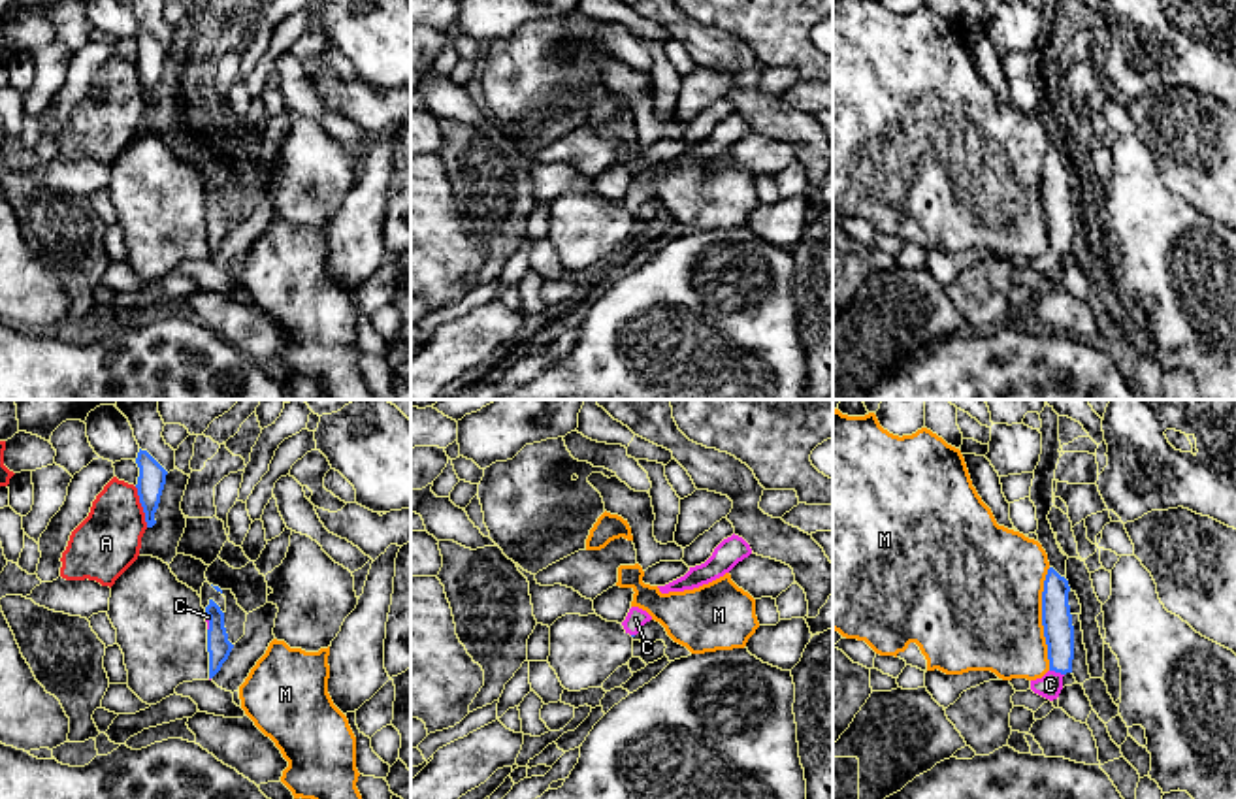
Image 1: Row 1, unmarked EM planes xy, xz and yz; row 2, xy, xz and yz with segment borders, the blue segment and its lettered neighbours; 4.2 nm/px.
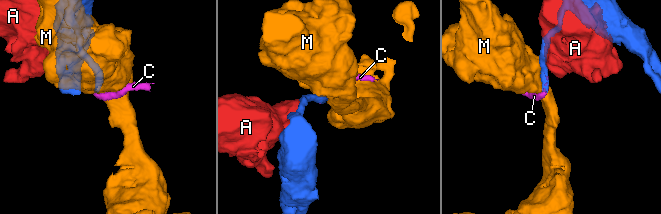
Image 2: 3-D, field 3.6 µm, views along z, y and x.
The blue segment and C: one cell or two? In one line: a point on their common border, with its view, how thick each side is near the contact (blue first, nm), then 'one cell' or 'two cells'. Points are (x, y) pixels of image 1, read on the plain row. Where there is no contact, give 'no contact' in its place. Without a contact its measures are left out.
yz (1057, 249) | 130/100 nm | one cell

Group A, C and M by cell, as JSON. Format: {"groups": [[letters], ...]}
{"groups": [["A"], ["C"], ["M"]]}

